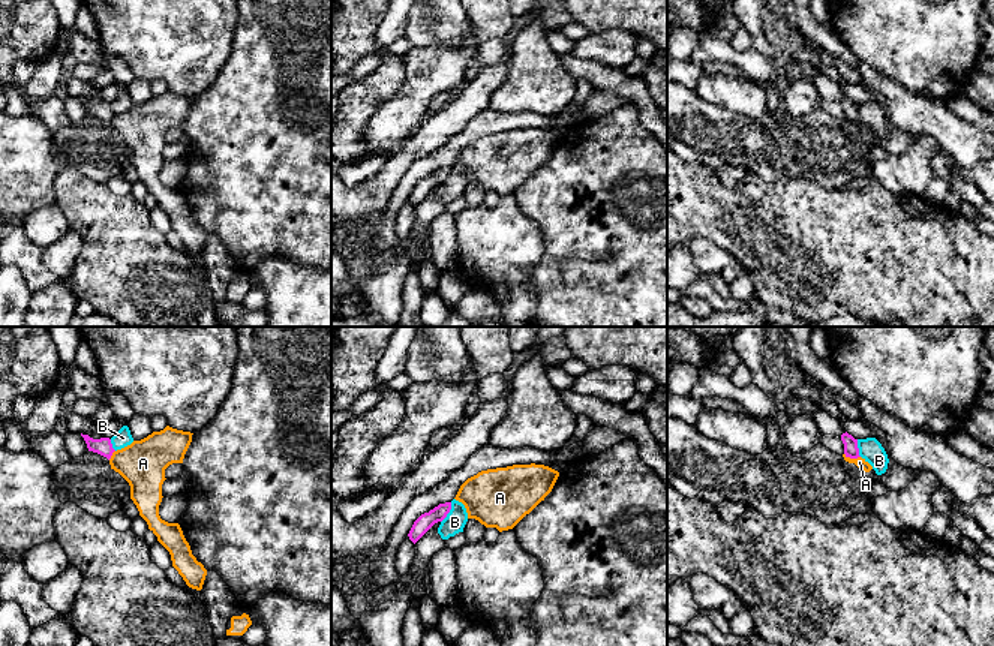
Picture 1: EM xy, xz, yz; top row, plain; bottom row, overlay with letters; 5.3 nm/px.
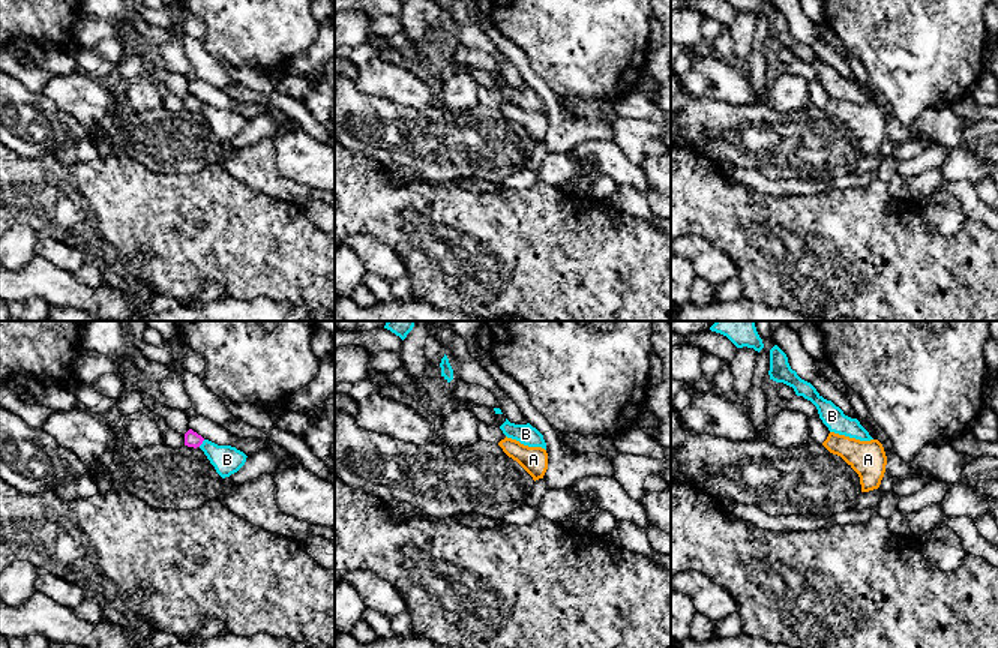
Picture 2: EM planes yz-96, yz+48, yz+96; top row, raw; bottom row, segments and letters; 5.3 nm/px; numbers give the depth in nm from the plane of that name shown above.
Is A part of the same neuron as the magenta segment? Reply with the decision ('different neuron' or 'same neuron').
different neuron

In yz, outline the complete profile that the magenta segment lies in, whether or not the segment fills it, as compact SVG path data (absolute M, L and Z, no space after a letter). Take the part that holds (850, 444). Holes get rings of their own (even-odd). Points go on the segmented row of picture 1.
M847 432L841 435L841 441L844 444L844 454L846 457L850 459L858 459L859 456L859 448L858 448L858 439L855 439L852 435Z

